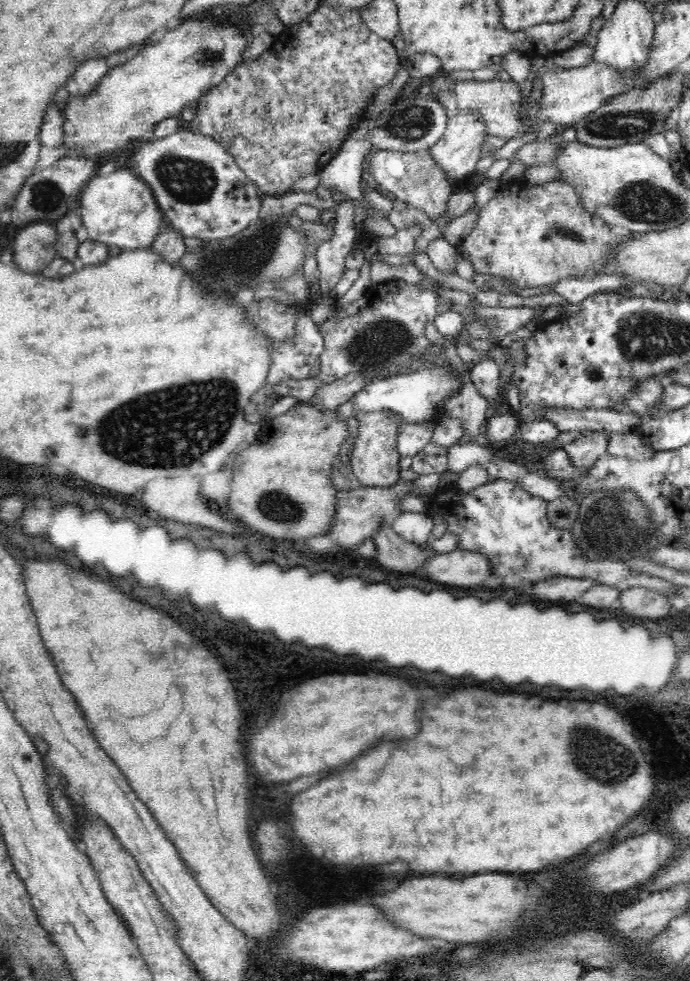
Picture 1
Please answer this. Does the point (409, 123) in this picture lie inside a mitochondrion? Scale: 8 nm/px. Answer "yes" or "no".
yes

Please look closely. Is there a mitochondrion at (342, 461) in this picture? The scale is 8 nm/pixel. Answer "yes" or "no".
no

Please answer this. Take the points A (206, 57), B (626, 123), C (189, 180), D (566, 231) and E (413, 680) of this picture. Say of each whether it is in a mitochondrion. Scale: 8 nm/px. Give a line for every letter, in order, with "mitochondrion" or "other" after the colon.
A: mitochondrion
B: mitochondrion
C: mitochondrion
D: mitochondrion
E: other

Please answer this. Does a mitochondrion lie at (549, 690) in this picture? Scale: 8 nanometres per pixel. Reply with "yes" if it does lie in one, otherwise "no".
no

